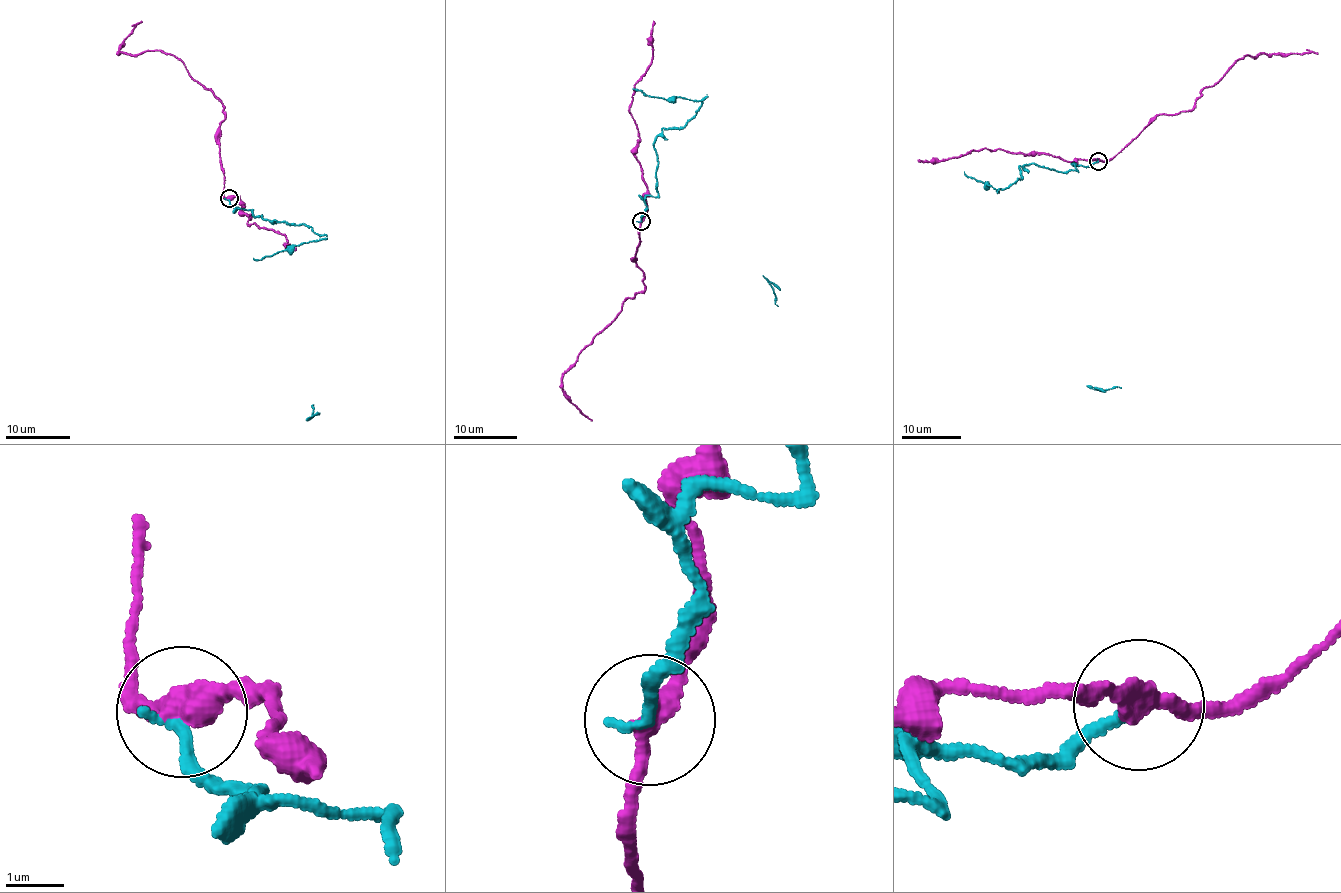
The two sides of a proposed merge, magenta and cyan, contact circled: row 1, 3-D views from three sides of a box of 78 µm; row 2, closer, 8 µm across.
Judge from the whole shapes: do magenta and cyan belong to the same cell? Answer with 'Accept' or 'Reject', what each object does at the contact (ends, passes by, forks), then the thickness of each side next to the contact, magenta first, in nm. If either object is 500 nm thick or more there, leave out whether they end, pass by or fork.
Reject. At the ring magenta passes by. At the ring cyan ends. Thickness 360 nm (magenta) against 200 nm

